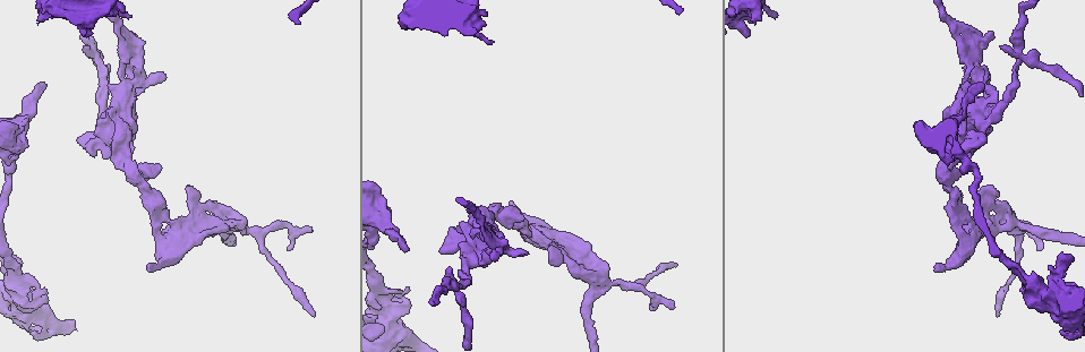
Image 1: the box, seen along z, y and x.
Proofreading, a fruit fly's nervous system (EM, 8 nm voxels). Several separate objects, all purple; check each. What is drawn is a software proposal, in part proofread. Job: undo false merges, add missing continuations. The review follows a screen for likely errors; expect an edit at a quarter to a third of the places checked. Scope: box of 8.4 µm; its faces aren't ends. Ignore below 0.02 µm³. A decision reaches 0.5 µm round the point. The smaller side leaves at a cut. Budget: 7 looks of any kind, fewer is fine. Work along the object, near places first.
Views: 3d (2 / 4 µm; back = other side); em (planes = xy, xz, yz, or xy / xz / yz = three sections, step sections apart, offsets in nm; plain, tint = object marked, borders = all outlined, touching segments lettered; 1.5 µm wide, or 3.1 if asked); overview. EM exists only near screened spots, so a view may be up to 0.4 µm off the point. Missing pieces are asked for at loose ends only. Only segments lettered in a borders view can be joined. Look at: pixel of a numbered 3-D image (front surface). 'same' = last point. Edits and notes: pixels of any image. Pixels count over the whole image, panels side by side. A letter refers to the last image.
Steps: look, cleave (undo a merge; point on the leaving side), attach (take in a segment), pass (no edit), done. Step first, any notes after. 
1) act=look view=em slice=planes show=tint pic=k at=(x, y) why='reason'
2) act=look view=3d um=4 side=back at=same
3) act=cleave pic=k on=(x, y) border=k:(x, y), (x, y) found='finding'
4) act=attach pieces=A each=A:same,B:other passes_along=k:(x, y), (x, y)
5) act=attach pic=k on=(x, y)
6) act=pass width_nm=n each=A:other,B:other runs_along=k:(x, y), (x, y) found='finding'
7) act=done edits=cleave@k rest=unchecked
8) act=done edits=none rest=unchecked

act=look view=em slice=planes show=plain pic=1 at=(38, 18) why='stops while still wide'

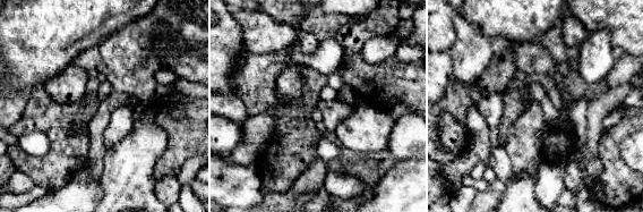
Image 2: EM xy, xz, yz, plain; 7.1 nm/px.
act=look view=em slice=planes show=borders at=same why='what lies round it'

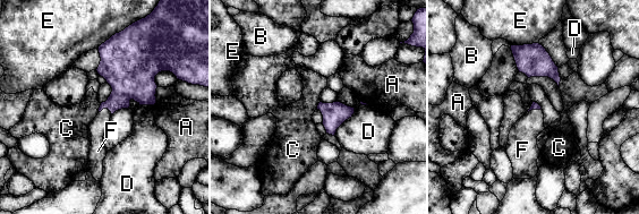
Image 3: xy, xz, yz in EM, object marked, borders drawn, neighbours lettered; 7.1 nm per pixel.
act=attach pieces=F each=A:other,B:other,C:other,D:other,E:other,F:same passes_along=3:(128, 80), (105, 108), (96, 128) found='it goes on there'

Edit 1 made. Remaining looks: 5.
act=look view=overview

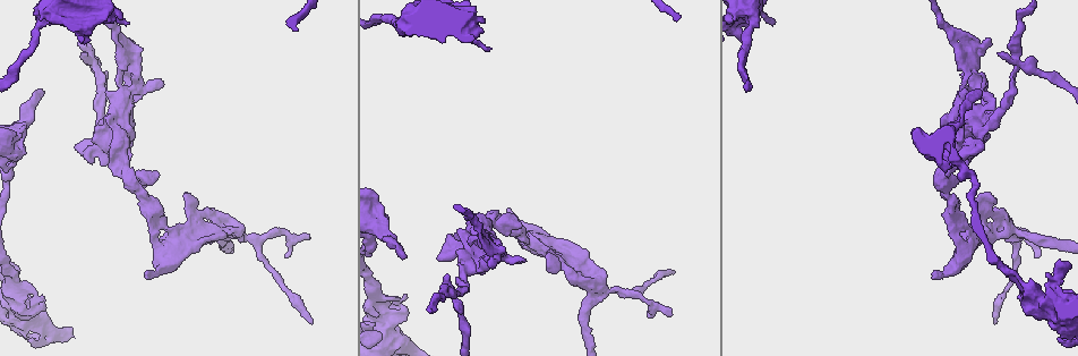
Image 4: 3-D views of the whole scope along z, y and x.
act=look view=3d um=4 pic=4 at=(97, 70) why='two arms in line, one across'

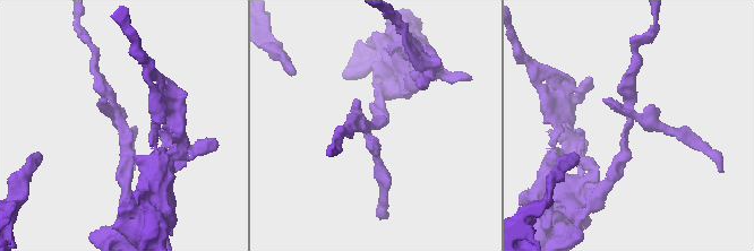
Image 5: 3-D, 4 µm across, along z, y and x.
act=look view=em slice=xz step=4 show=borders pic=5 at=(375, 127) why='shape alone is not enough'

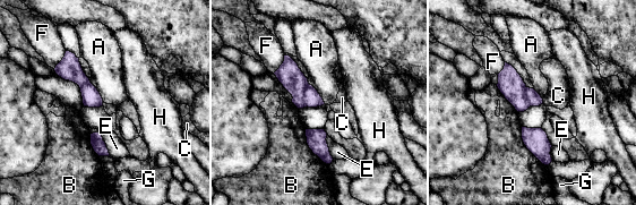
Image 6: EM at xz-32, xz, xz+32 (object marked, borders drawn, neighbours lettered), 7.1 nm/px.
act=cleave pic=6 on=(289, 74) longest_contact=B:340nm each=A:other,B:other,C:other,E:other,F:other,G:other,H:other found='two cells meet here'

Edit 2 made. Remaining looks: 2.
act=look view=3d um=2 pic=4 at=(648, 313) why='free end'

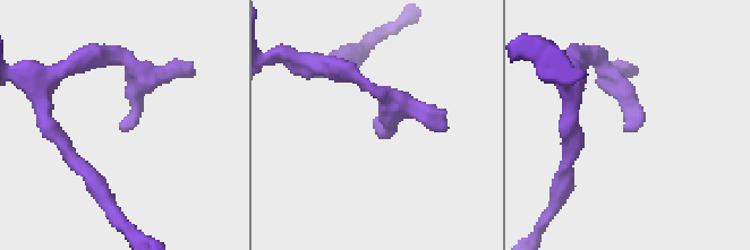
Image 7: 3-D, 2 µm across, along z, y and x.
act=look view=em slice=planes show=borders pic=7 at=(636, 130) why='shape alone is not enough'

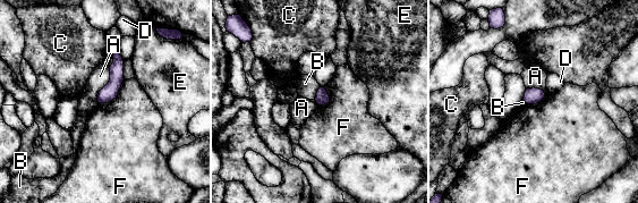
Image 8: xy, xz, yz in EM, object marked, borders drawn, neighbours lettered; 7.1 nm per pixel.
act=pass each=A:other,B:other,C:other,D:other,E:other,F:other runs_along=8:(117, 56), (116, 82), (101, 100) found='none of them fits'

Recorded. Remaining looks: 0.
act=done edits=attach@3,cleave@6 rest=unchecked

